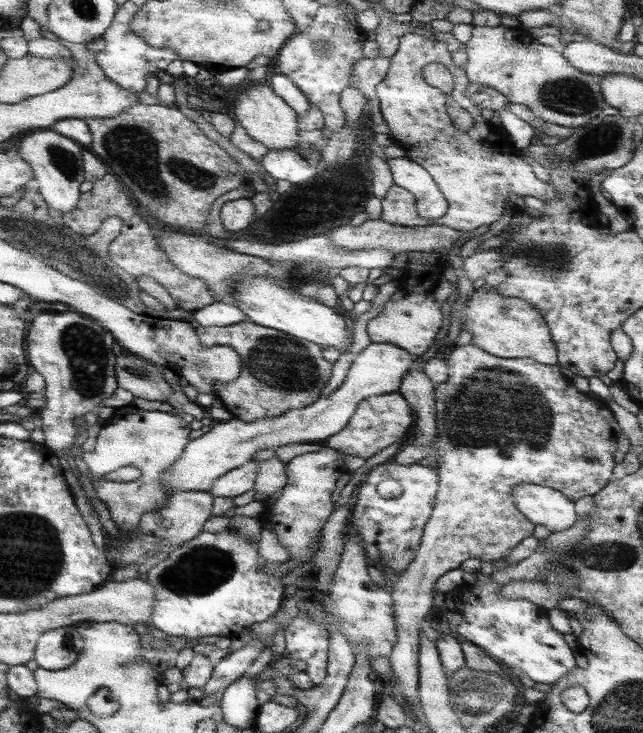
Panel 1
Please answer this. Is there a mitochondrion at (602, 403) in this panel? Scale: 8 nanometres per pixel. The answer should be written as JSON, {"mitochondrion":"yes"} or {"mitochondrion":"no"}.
{"mitochondrion":"no"}

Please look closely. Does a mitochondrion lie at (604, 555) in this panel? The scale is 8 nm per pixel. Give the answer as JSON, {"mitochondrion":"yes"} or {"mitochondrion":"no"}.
{"mitochondrion":"yes"}

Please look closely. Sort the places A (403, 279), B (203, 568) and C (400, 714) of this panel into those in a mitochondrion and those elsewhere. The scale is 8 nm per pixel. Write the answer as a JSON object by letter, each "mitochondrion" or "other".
{"A":"other","B":"mitochondrion","C":"other"}

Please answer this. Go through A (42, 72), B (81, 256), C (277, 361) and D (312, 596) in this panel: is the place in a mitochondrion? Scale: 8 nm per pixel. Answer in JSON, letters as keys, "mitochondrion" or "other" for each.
{"A":"other","B":"mitochondrion","C":"mitochondrion","D":"other"}

